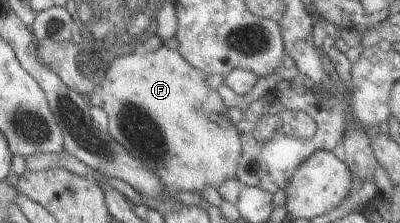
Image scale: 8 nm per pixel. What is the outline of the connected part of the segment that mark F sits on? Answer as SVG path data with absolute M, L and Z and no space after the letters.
M158 46L146 53L118 52L105 68L100 84L88 92L89 105L98 107L106 114L106 133L120 144L128 156L138 158L160 180L166 193L198 192L210 185L215 190L226 180L235 178L241 138L226 116L226 106L216 90L205 82L207 75L190 66L177 50Z

